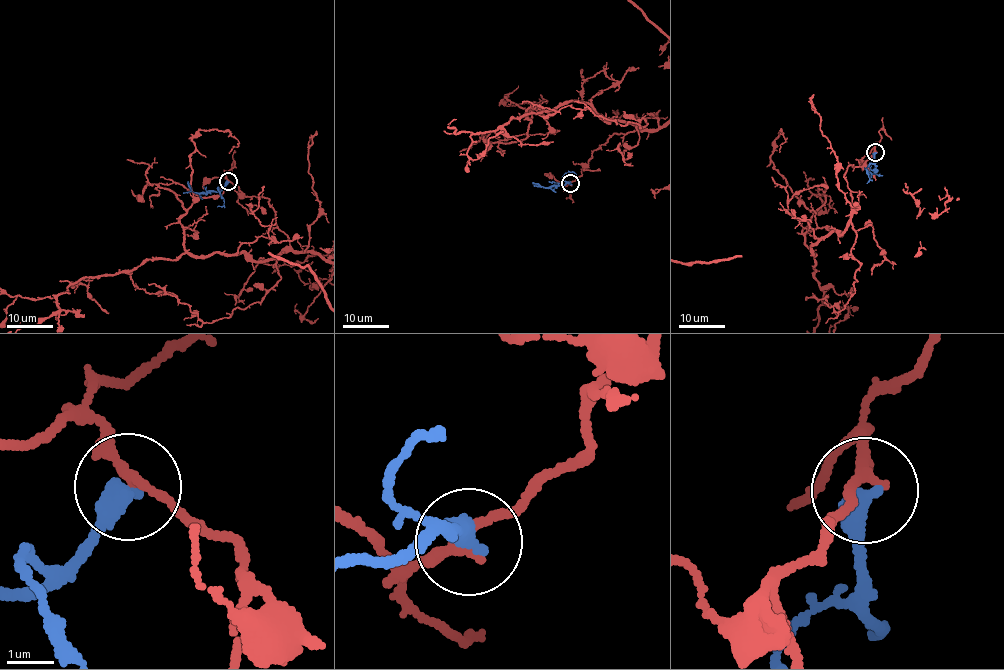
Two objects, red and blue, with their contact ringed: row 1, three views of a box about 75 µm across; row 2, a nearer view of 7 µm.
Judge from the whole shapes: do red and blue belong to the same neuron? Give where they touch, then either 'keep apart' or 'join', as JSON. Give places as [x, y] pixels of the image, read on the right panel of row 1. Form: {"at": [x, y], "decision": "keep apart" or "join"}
{"at": [875, 152], "decision": "keep apart"}

